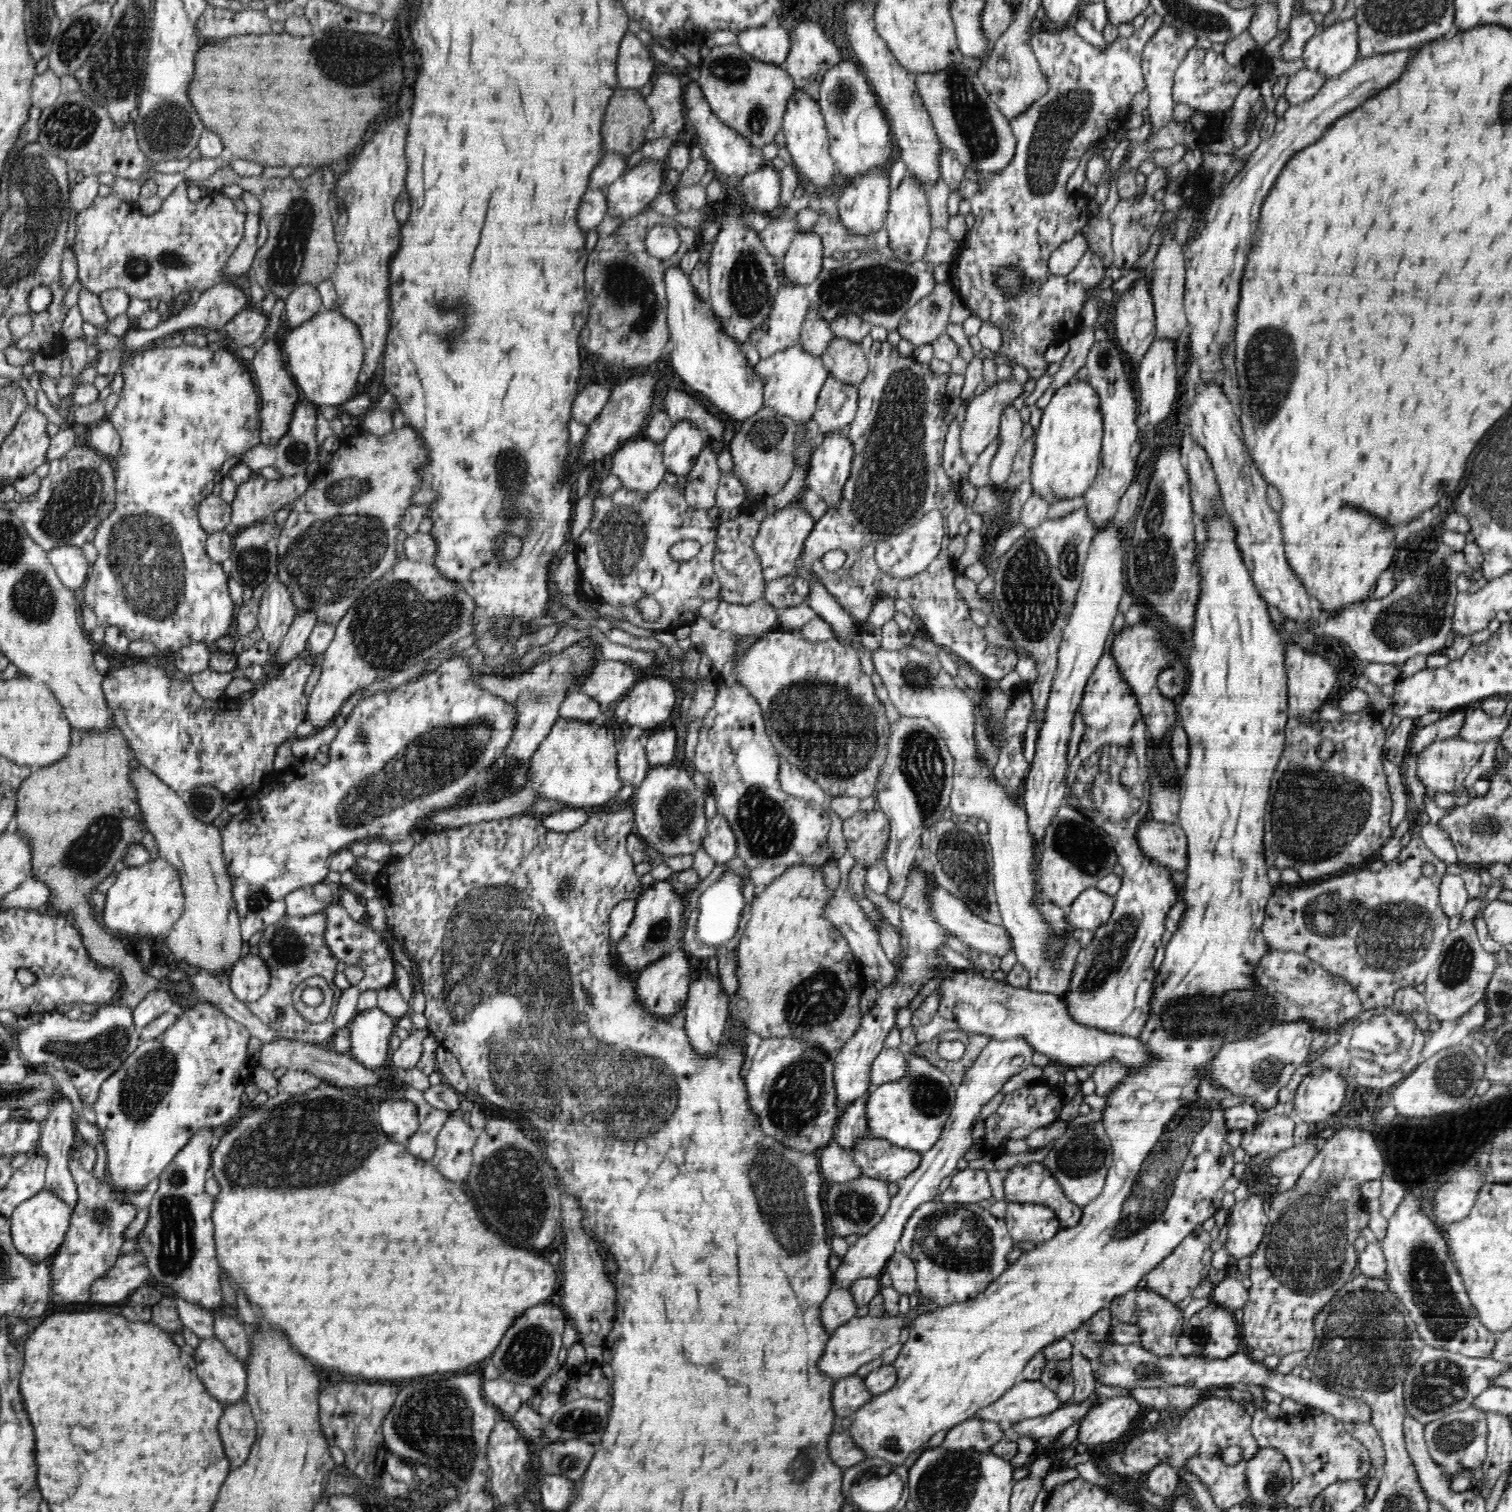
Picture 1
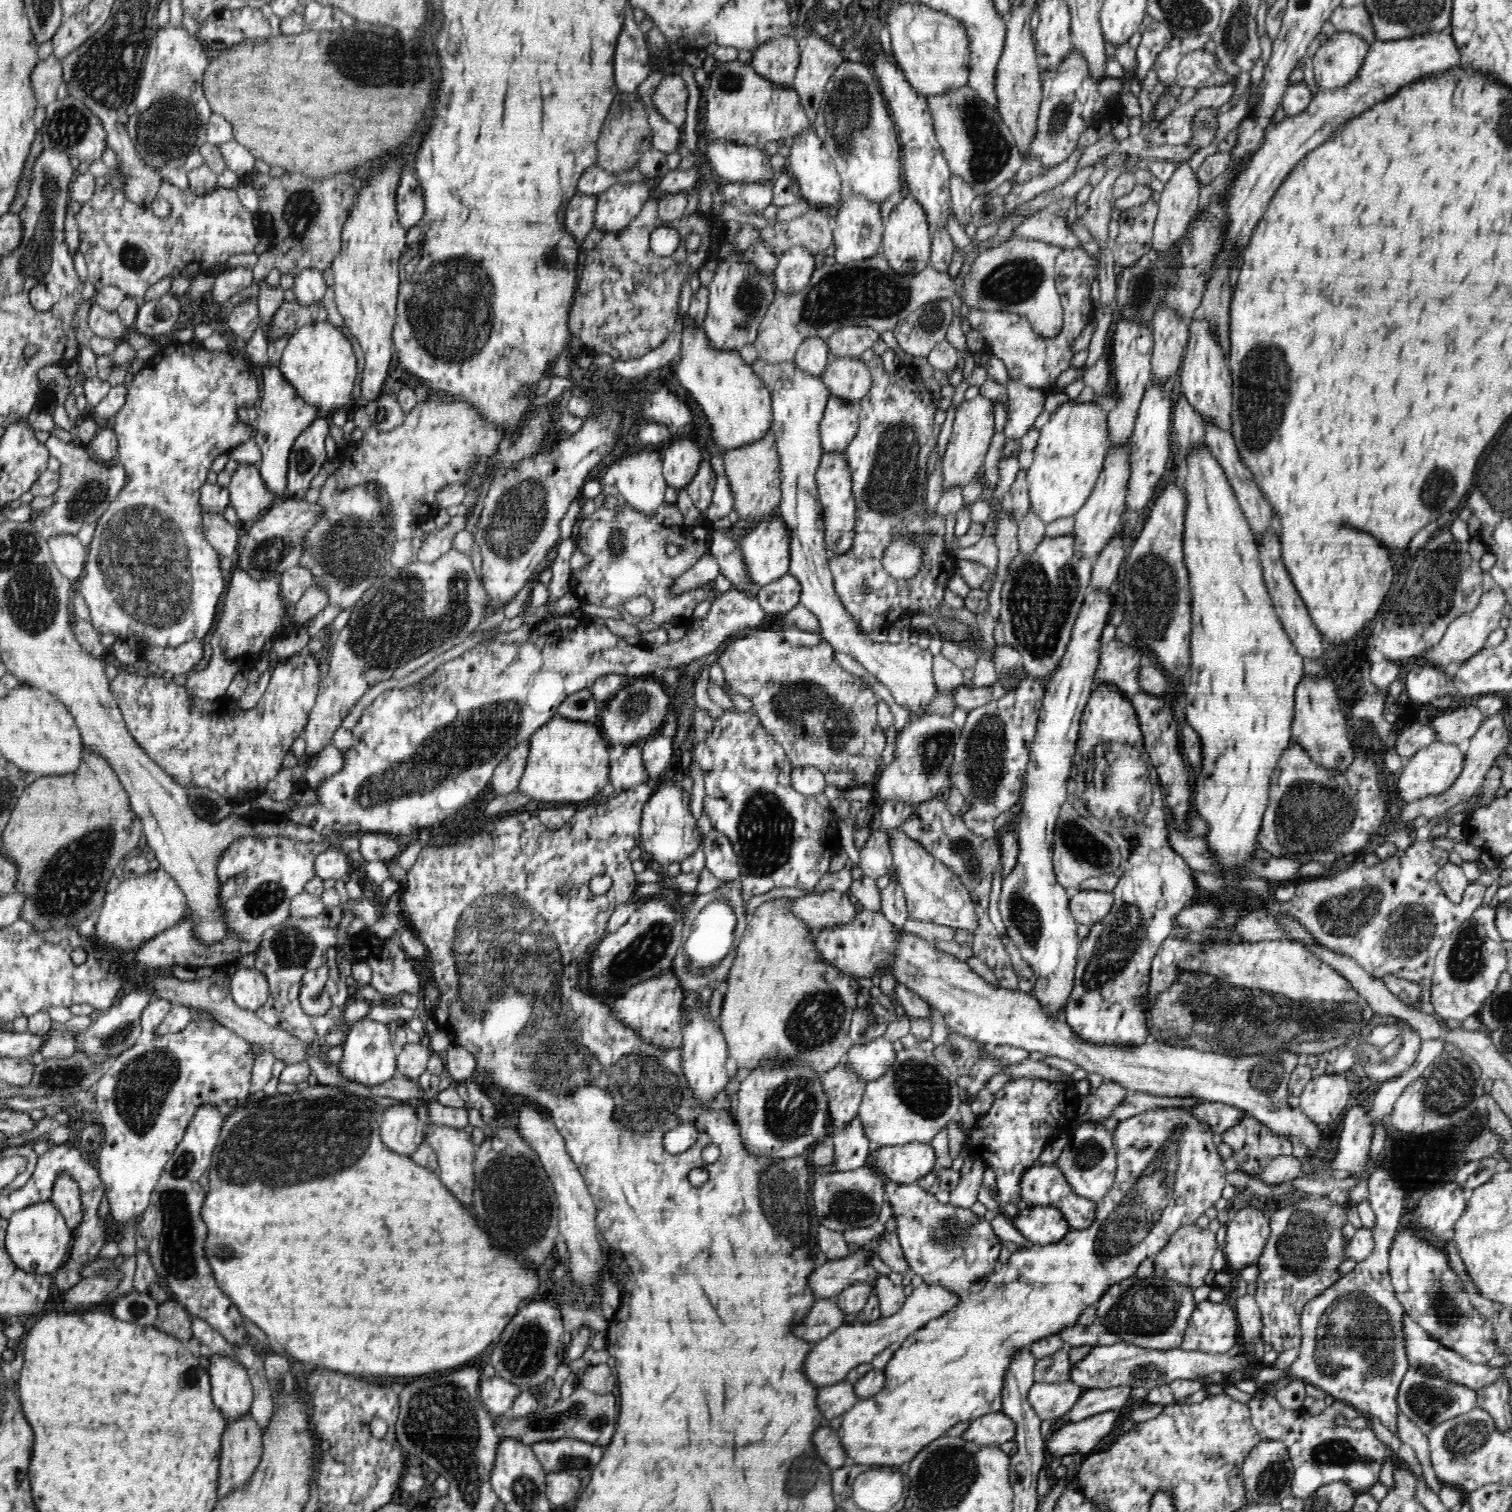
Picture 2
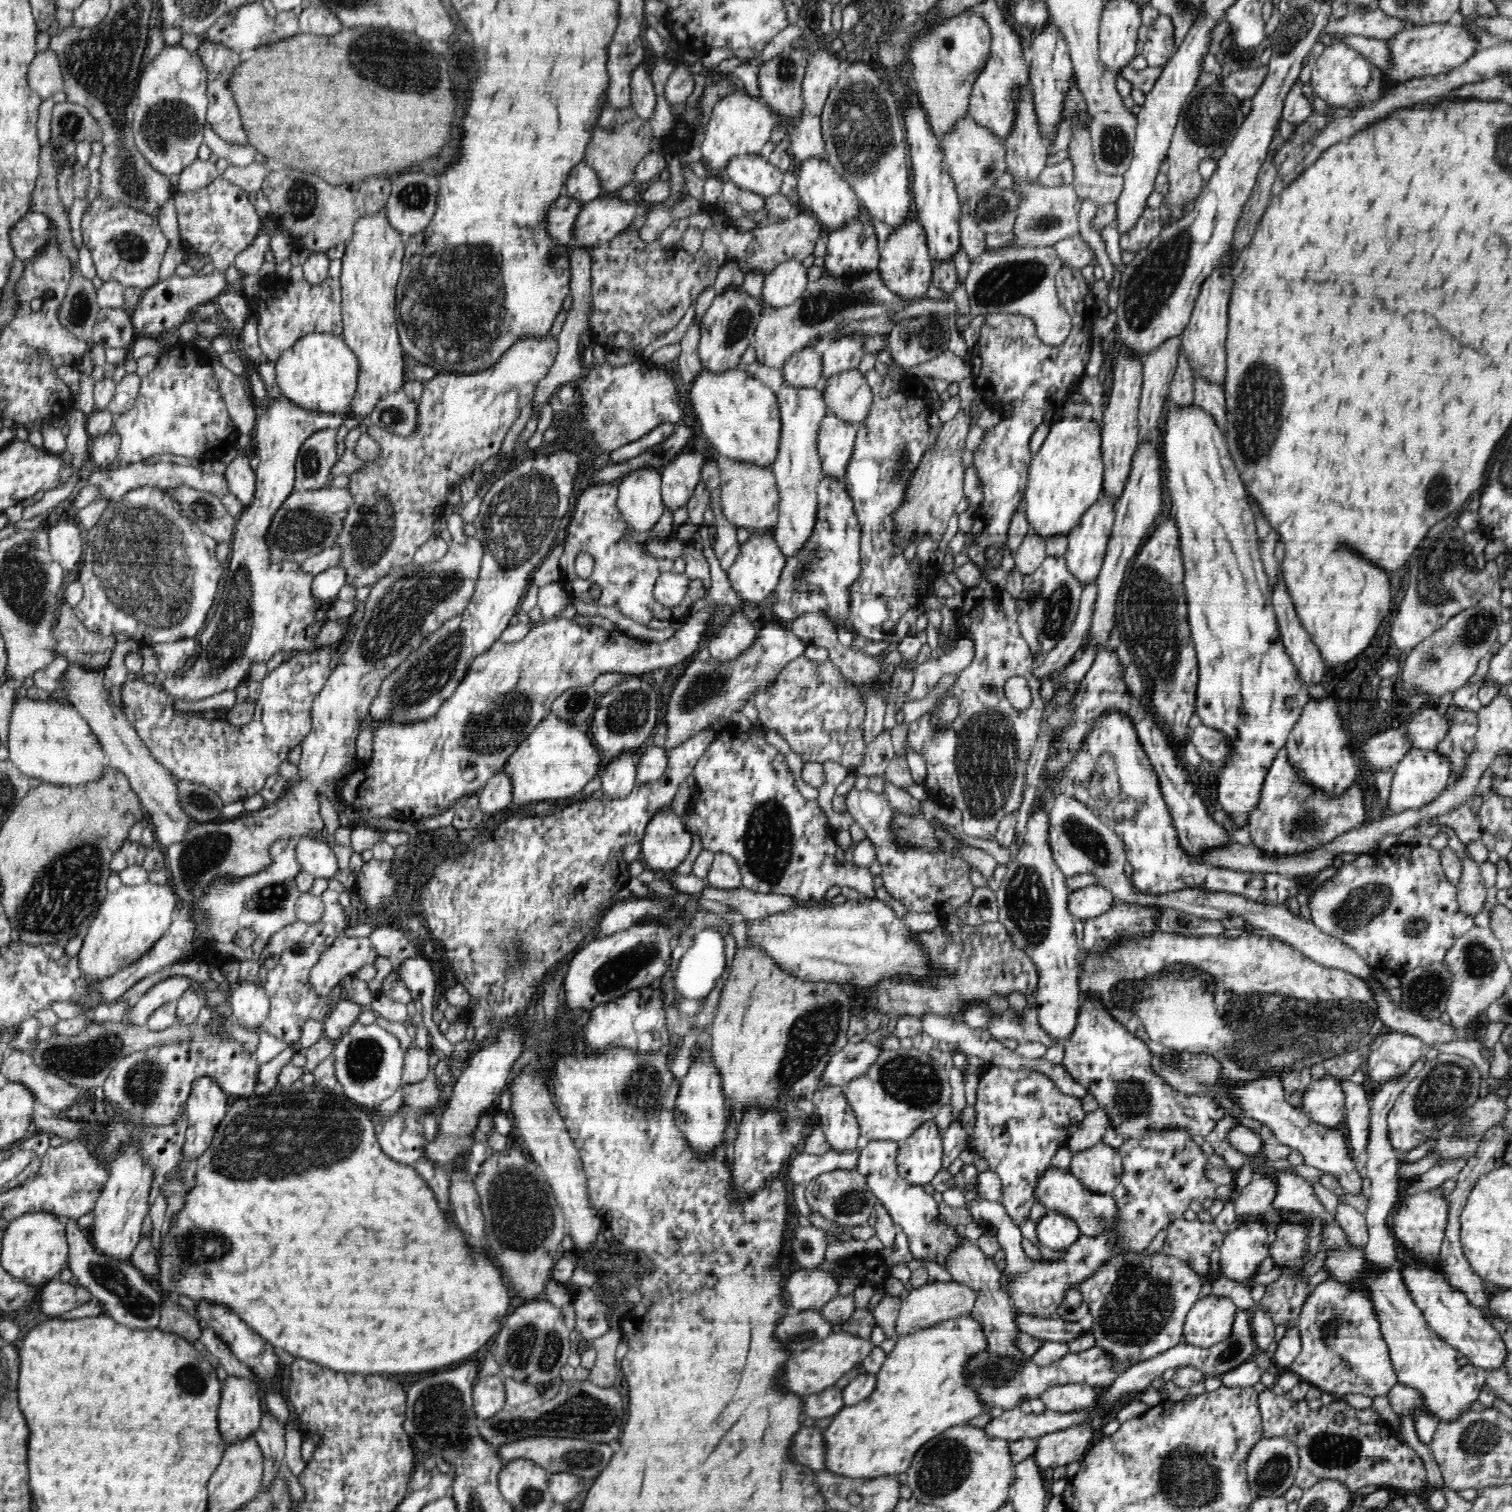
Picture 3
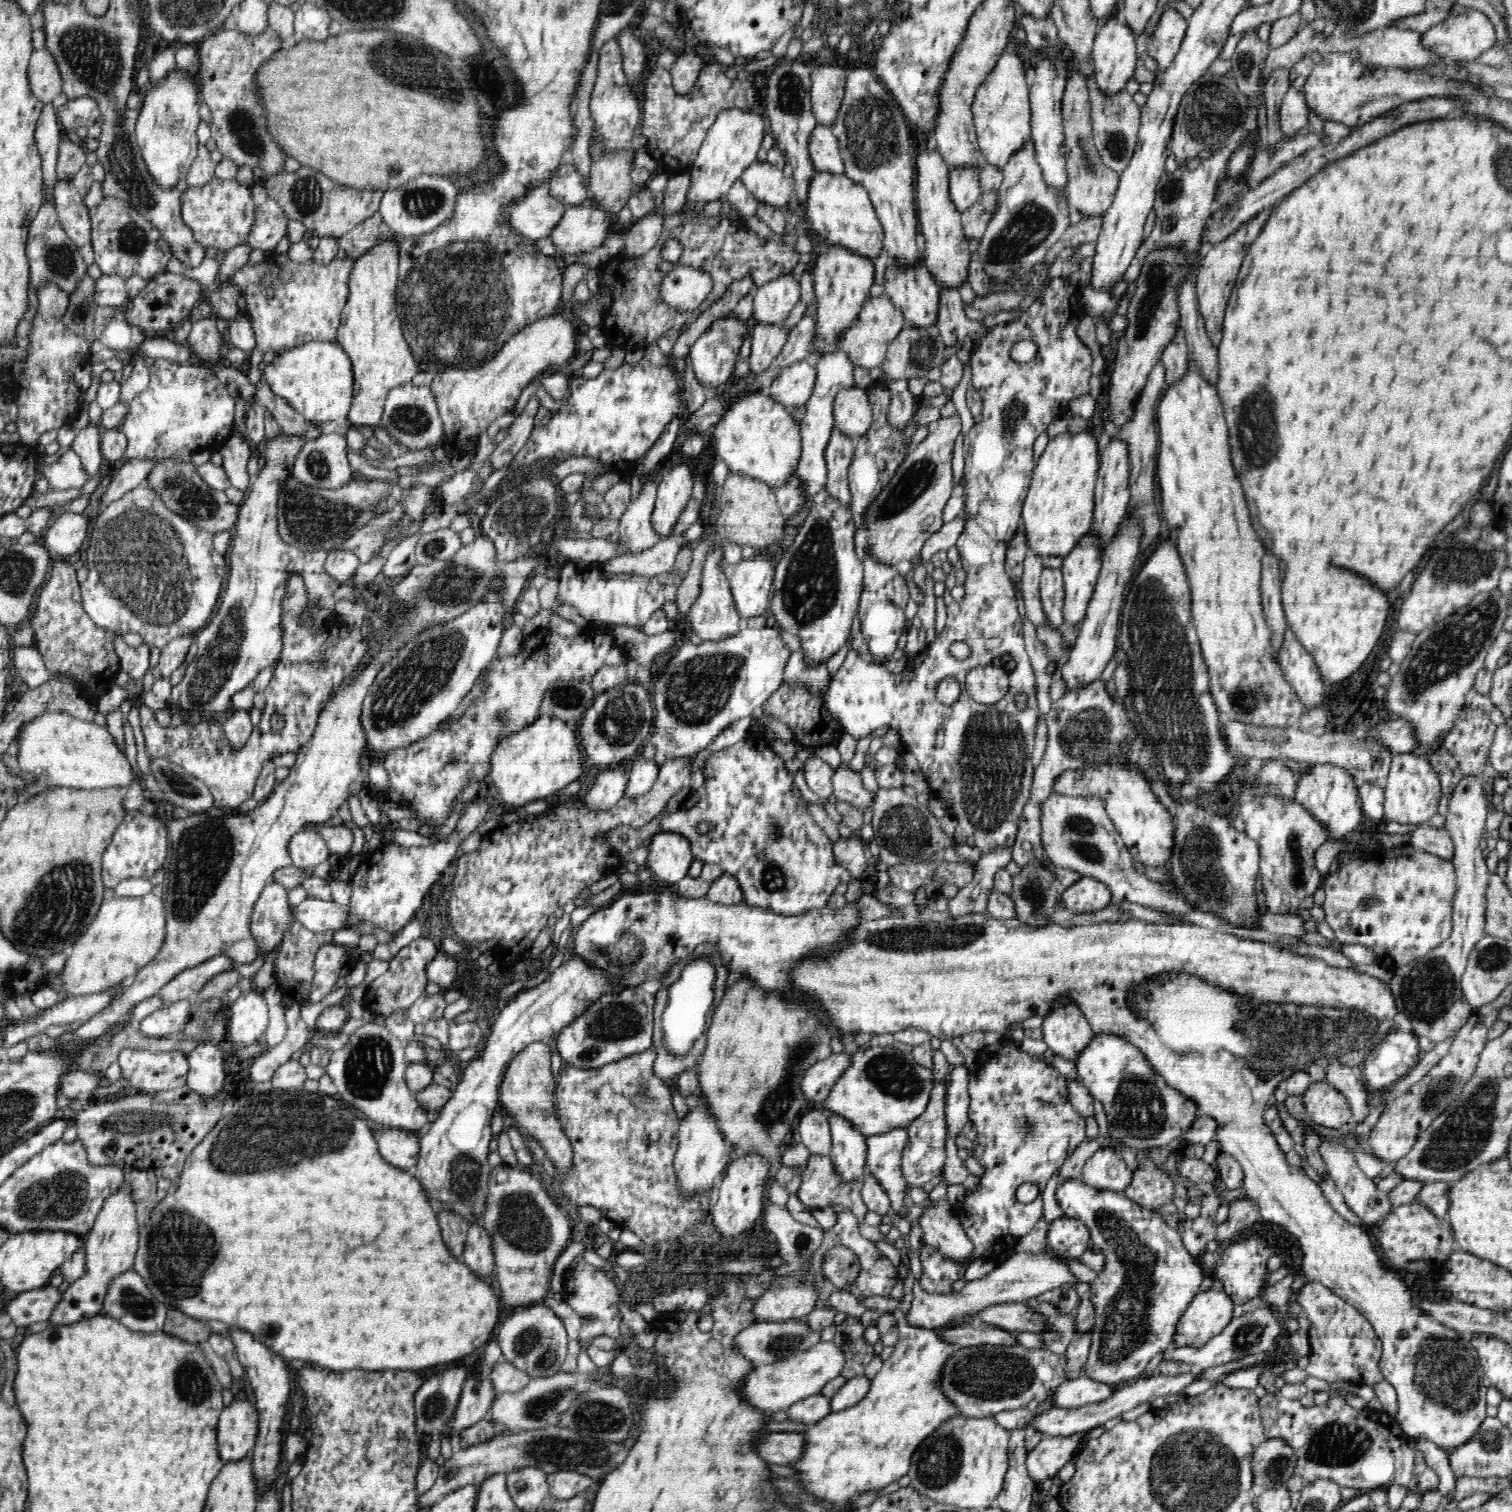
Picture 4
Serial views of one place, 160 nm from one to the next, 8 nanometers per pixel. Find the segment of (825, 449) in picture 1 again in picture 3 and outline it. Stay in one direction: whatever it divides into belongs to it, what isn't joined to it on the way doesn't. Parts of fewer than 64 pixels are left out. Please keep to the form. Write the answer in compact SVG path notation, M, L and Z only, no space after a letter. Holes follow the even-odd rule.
M825 475L822 480L819 480L817 497L816 524L814 524L812 535L808 543L796 555L786 557L780 580L776 588L769 594L770 604L772 604L773 614L787 622L792 622L805 612L820 612L830 620L832 627L836 630L840 625L849 626L847 614L850 610L851 584L859 577L861 569L859 561L861 528L854 511L854 503L843 482Z

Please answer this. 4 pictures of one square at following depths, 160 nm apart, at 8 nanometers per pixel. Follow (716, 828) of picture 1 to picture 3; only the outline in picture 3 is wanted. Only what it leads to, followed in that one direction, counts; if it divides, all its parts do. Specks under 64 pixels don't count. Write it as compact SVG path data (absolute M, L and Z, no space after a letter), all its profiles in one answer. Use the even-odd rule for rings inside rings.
M716 853L705 882L714 890L736 890L742 886L742 875L736 859L726 853Z

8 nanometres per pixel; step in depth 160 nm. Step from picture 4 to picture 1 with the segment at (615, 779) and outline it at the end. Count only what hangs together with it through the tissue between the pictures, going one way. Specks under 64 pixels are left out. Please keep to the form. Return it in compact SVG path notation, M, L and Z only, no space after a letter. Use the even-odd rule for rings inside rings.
M635 732L621 741L617 747L618 776L622 784L638 788L650 768L646 749Z

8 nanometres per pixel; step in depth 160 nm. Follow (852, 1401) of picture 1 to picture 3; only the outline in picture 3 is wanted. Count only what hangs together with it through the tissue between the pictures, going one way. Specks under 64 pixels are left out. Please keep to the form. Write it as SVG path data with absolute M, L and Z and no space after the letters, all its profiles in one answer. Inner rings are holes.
M836 1385L829 1386L820 1394L810 1394L803 1400L805 1400L803 1416L815 1419L836 1416L842 1408L845 1408L842 1389Z

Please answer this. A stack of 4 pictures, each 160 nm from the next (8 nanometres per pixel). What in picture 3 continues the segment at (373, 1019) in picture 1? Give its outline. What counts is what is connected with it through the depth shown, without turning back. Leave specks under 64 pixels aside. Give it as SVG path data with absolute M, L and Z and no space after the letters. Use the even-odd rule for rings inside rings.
M356 1022L348 1033L335 1042L333 1050L336 1078L342 1086L342 1097L356 1102L375 1117L384 1118L403 1112L402 1085L405 1053L398 1039L373 1023L368 1026Z

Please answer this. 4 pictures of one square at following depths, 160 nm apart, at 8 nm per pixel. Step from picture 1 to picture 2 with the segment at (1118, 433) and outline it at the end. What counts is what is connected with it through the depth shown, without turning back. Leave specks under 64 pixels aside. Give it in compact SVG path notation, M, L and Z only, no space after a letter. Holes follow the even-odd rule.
M1122 446L1120 450L1111 449L1105 456L1104 468L1092 489L1087 501L1080 507L1080 510L1073 516L1075 529L1073 537L1077 557L1088 557L1095 560L1104 550L1105 546L1113 538L1116 528L1120 526L1120 516L1124 514L1126 502L1126 490L1128 490L1129 470L1128 454L1129 446Z

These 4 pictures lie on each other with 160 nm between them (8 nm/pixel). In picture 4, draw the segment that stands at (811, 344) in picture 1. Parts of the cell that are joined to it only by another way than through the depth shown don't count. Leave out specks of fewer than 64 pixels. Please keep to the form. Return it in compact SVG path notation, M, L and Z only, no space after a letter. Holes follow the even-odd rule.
M809 361L795 362L780 371L769 388L769 394L789 411L794 408L804 408L815 382L815 366Z

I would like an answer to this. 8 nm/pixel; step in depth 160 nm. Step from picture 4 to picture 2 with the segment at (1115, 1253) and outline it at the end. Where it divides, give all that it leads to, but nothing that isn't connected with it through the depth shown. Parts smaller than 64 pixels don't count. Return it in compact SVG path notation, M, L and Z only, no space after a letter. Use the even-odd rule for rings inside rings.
M1040 1163L1028 1169L1024 1174L1019 1191L1021 1200L1025 1200L1030 1206L1038 1205L1058 1209L1068 1221L1071 1229L1087 1229L1095 1220L1095 1201L1076 1194L1068 1184L1063 1172L1054 1163L1047 1165ZM1154 1274L1144 1279L1140 1279L1136 1275L1130 1276L1130 1278L1124 1278L1120 1282L1112 1284L1104 1292L1104 1296L1100 1296L1100 1300L1095 1303L1096 1313L1098 1313L1096 1322L1118 1335L1120 1342L1130 1343L1145 1349L1174 1350L1184 1340L1188 1320L1197 1304L1192 1297L1193 1291L1194 1288L1191 1286L1176 1282L1171 1278L1158 1278Z

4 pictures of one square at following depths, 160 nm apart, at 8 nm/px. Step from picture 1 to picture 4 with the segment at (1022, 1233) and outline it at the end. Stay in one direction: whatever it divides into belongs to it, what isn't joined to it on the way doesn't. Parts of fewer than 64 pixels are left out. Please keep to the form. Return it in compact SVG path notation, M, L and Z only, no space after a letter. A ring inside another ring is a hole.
M1060 1217L1049 1224L1046 1233L1047 1244L1063 1256L1080 1257L1086 1250L1092 1249L1090 1231L1080 1220Z

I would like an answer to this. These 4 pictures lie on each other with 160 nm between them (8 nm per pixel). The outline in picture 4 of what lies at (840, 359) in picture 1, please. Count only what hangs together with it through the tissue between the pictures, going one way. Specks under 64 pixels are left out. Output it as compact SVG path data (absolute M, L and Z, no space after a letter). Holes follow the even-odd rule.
M856 386L842 389L834 399L833 420L846 438L856 442L866 436L873 420L867 390Z

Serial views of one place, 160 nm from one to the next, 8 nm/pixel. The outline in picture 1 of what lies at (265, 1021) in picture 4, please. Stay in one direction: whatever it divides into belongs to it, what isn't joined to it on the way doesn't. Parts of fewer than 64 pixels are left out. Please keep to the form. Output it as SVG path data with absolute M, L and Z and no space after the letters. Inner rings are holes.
M249 954L230 969L229 985L238 1000L254 1002L268 990L270 969L259 954Z

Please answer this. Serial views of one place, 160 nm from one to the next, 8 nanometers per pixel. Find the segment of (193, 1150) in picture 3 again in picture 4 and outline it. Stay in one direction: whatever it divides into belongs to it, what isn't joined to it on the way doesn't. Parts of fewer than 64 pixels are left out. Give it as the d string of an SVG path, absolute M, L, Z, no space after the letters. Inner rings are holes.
M200 1044L187 1054L187 1059L190 1060L187 1085L202 1098L216 1096L216 1092L222 1090L226 1078L222 1052L210 1044Z

